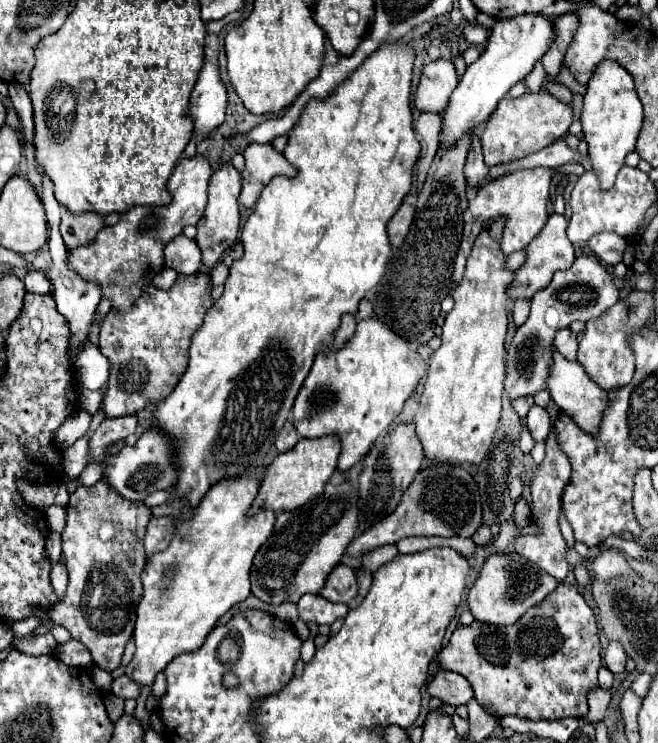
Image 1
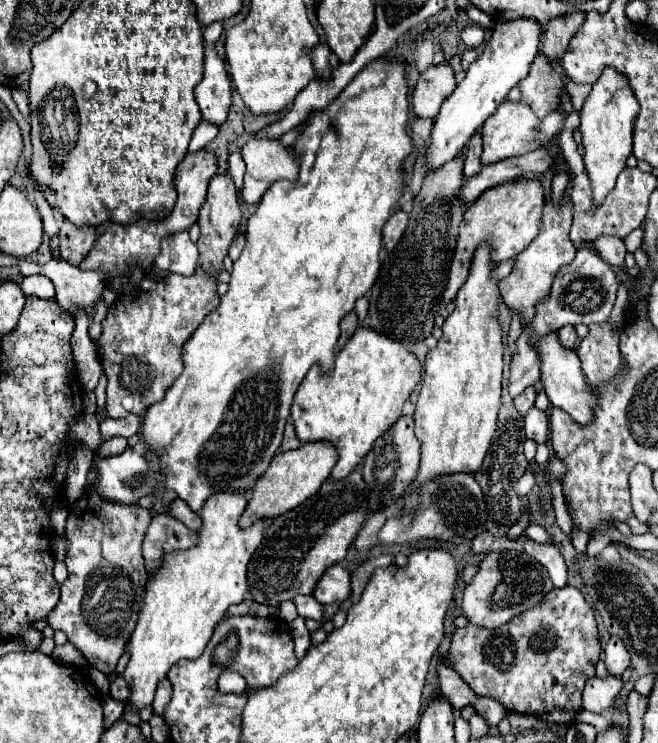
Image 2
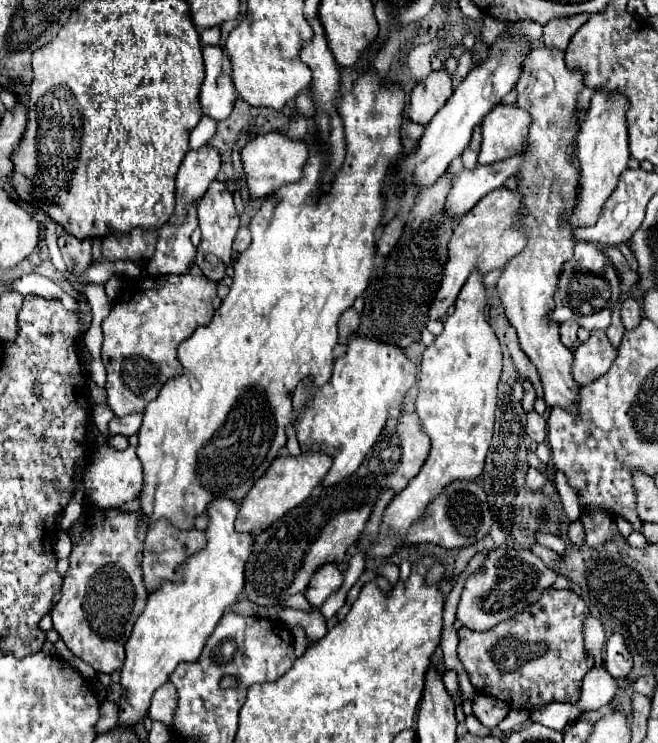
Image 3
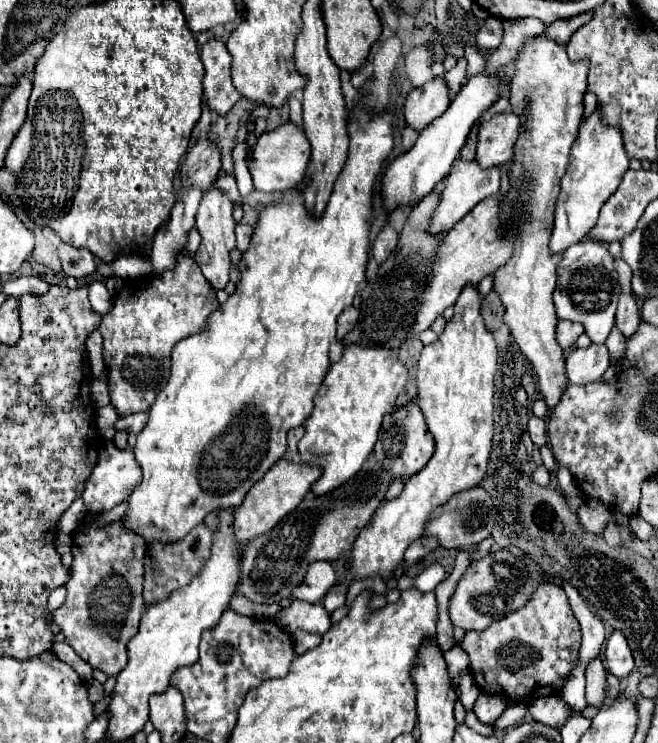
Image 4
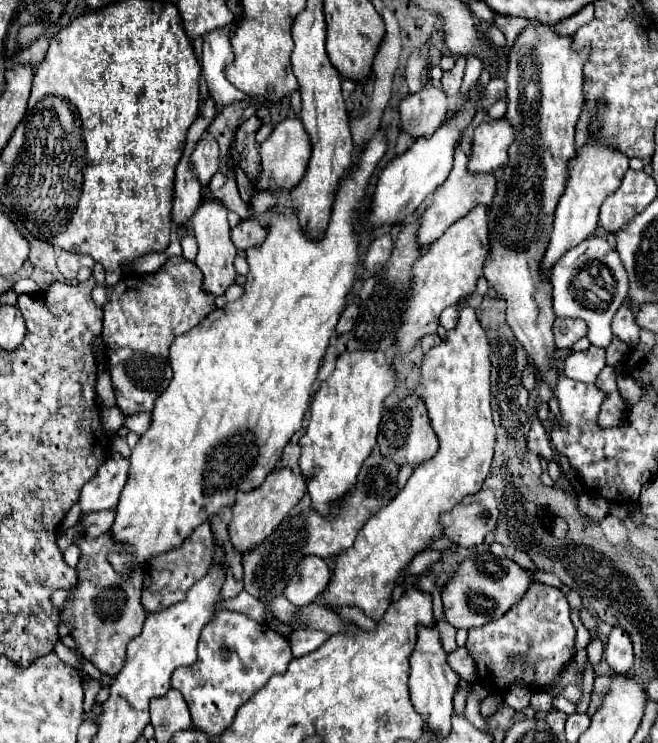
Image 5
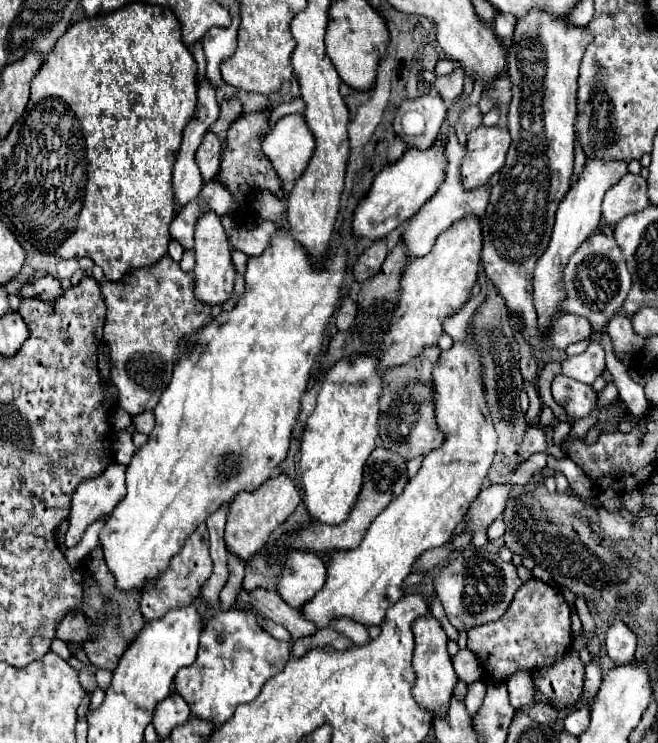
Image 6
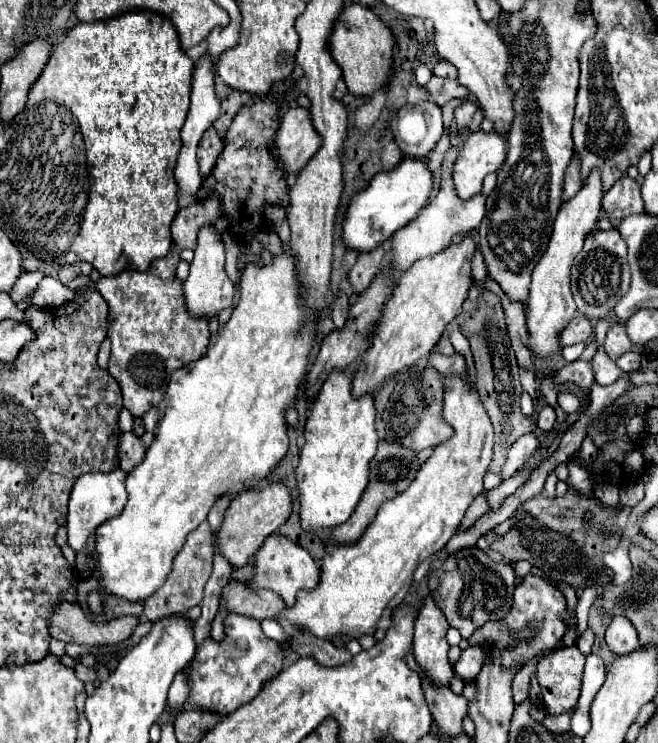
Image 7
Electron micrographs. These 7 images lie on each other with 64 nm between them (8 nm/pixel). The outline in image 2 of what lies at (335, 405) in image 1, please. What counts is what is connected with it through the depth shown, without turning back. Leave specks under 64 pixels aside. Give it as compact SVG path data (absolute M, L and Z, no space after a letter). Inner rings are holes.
M358 328L342 352L338 352L334 370L324 376L314 366L296 390L292 402L296 436L302 444L332 444L338 452L338 462L330 478L346 478L370 452L374 440L402 416L402 406L420 378L422 364L400 342L380 336L370 328Z

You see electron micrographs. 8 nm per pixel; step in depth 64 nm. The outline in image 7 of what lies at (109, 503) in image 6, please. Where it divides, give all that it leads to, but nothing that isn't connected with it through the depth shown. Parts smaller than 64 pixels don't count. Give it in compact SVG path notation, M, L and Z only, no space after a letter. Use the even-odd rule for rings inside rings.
M116 468L108 474L102 474L102 472L94 472L94 474L86 474L86 476L80 476L72 488L72 494L70 494L70 512L68 512L68 544L76 550L78 558L76 558L76 570L82 574L82 578L88 578L92 576L92 572L96 570L96 562L94 562L94 556L88 552L86 548L86 542L88 542L88 536L94 534L94 530L104 522L104 520L110 520L112 516L118 516L122 510L124 510L124 504L128 500L126 496L126 488L124 488L124 480L126 480L126 474L124 470Z

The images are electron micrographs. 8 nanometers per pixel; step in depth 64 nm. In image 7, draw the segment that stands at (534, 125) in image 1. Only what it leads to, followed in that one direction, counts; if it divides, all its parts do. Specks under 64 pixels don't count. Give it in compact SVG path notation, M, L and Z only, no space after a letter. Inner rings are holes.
M474 132L458 152L452 180L456 194L462 200L476 196L482 190L486 174L496 172L506 158L506 138L496 132Z

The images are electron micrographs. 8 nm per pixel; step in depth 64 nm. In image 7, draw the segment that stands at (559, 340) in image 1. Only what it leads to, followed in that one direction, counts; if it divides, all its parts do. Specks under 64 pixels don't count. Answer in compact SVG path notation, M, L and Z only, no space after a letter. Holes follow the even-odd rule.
M578 314L578 316L566 326L566 330L562 332L560 342L562 342L562 346L580 344L580 342L588 342L588 340L592 338L592 334L594 334L592 322L590 322L586 316Z

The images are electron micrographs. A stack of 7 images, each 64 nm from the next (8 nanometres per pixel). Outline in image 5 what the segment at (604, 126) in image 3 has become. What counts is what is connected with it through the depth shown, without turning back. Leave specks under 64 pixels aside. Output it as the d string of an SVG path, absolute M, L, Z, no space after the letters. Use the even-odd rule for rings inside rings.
M592 140L586 142L586 146L576 154L576 158L570 160L570 176L566 182L566 192L558 202L556 218L554 218L554 230L550 236L550 246L548 246L544 260L540 264L544 276L550 274L550 270L556 266L560 256L564 256L564 252L568 252L570 248L574 248L576 244L580 244L582 240L586 240L588 236L592 236L596 232L598 210L600 210L604 198L620 186L626 170L628 170L628 158L626 156L622 156L614 148L600 148Z

